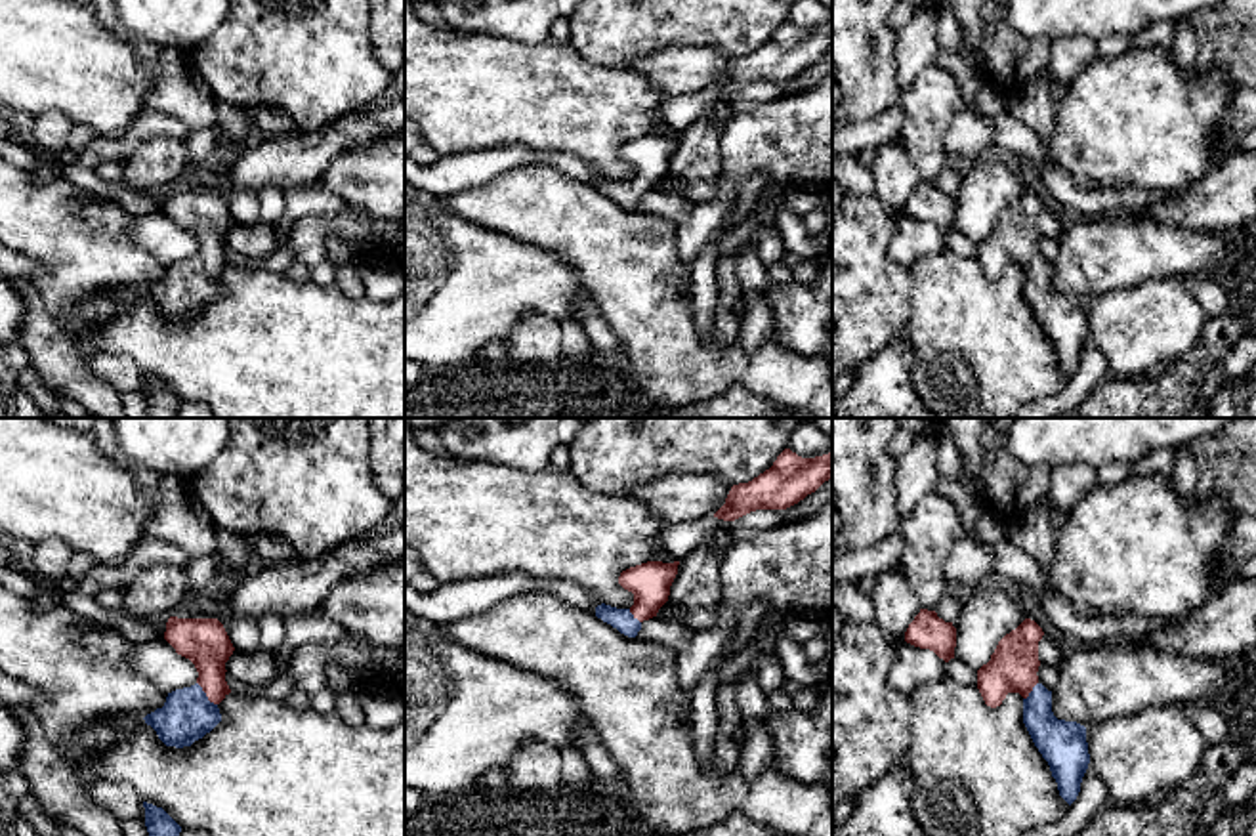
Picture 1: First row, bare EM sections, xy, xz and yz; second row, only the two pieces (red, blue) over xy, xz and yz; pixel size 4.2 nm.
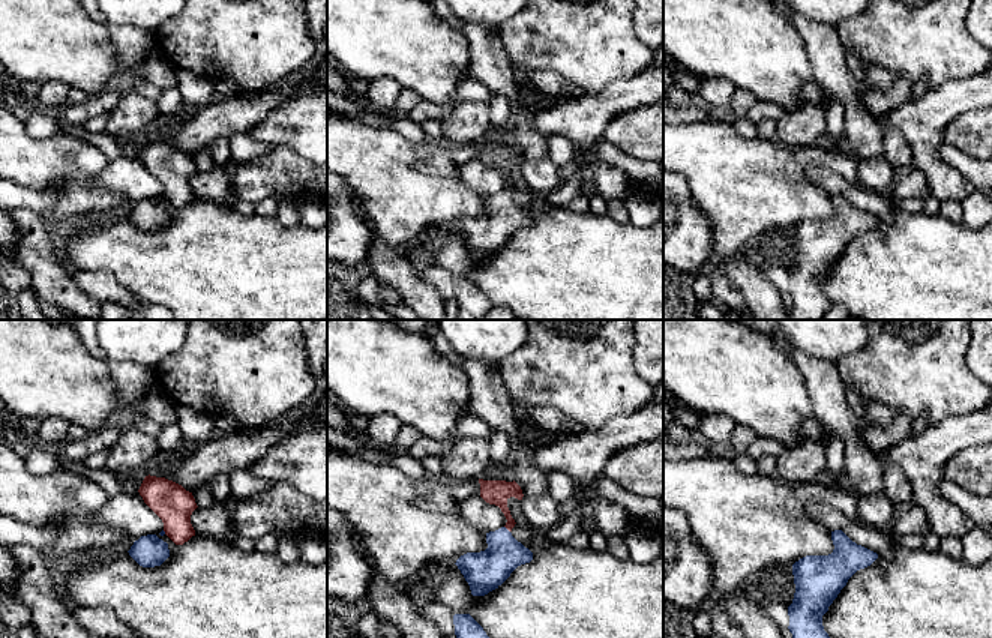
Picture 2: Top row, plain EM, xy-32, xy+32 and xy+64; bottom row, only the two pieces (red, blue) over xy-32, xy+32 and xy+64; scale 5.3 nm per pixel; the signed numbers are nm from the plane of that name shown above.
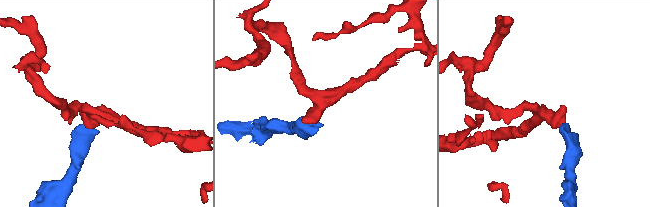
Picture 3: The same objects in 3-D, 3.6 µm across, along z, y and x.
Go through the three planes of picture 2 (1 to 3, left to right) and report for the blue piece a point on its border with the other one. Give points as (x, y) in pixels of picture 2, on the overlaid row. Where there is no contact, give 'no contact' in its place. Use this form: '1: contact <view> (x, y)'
1: contact xy-32 (164, 530)
2: contact xy+32 (506, 527)
3: no contact

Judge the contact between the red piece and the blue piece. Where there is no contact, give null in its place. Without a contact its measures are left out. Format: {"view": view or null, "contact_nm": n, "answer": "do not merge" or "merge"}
{"view": "xy", "contact_nm": 130, "answer": "merge"}

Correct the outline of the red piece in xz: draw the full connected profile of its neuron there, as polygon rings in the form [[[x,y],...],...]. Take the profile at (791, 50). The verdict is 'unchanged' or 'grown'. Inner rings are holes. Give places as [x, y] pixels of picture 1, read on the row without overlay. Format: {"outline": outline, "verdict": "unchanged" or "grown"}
{"outline": [[[785,21],[769,42],[748,55],[733,57],[714,90],[735,94],[756,82],[786,82],[815,65],[830,48],[832,23],[802,31]]], "verdict": "unchanged"}

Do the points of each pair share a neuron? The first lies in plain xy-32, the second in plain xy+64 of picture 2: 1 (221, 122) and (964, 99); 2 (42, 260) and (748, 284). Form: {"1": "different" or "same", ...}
{"1": "same", "2": "same"}

